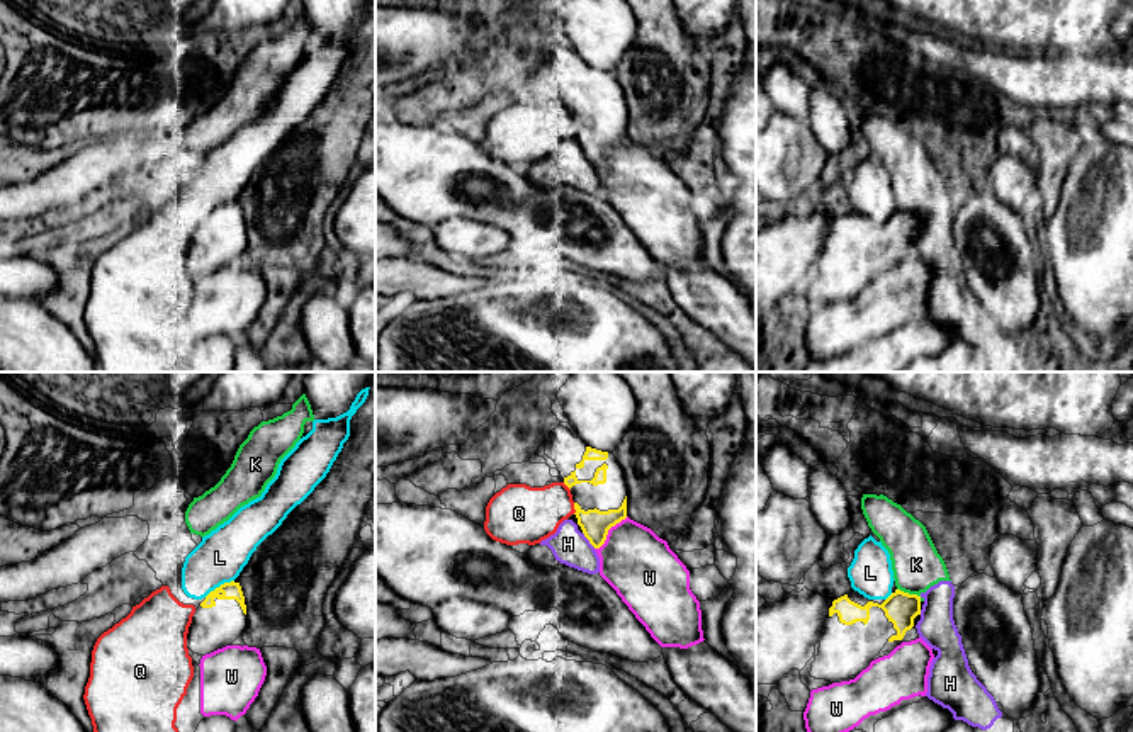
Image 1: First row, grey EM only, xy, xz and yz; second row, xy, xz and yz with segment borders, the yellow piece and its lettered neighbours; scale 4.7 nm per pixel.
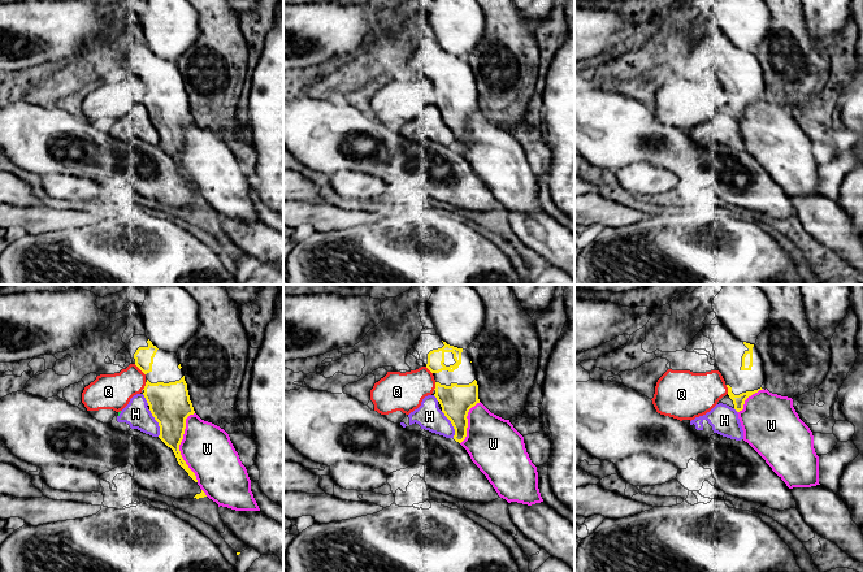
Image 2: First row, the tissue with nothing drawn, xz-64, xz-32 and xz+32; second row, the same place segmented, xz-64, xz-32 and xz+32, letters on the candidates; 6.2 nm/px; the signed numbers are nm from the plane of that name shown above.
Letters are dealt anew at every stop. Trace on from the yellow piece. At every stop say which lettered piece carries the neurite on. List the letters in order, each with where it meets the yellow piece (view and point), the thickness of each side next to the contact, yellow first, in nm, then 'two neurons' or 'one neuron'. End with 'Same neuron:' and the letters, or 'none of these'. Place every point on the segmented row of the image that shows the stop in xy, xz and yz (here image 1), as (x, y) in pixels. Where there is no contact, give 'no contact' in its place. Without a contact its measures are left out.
H: meets yellow in xz at (588, 539); 140 nm thick on the yellow side, 170 nm on the other; two neurons
K: meets yellow in yz at (907, 593); 160 nm thick on the yellow side, 240 nm on the other; two neurons
L: meets yellow in xy at (219, 586); 80 nm thick on the yellow side, 240 nm on the other; two neurons
Q: meets yellow in xz at (574, 508); 140 nm thick on the yellow side, 280 nm on the other; two neurons
W: meets yellow in xz at (607, 532); 140 nm thick on the yellow side, 320 nm on the other; two neurons
Same neuron: none of these

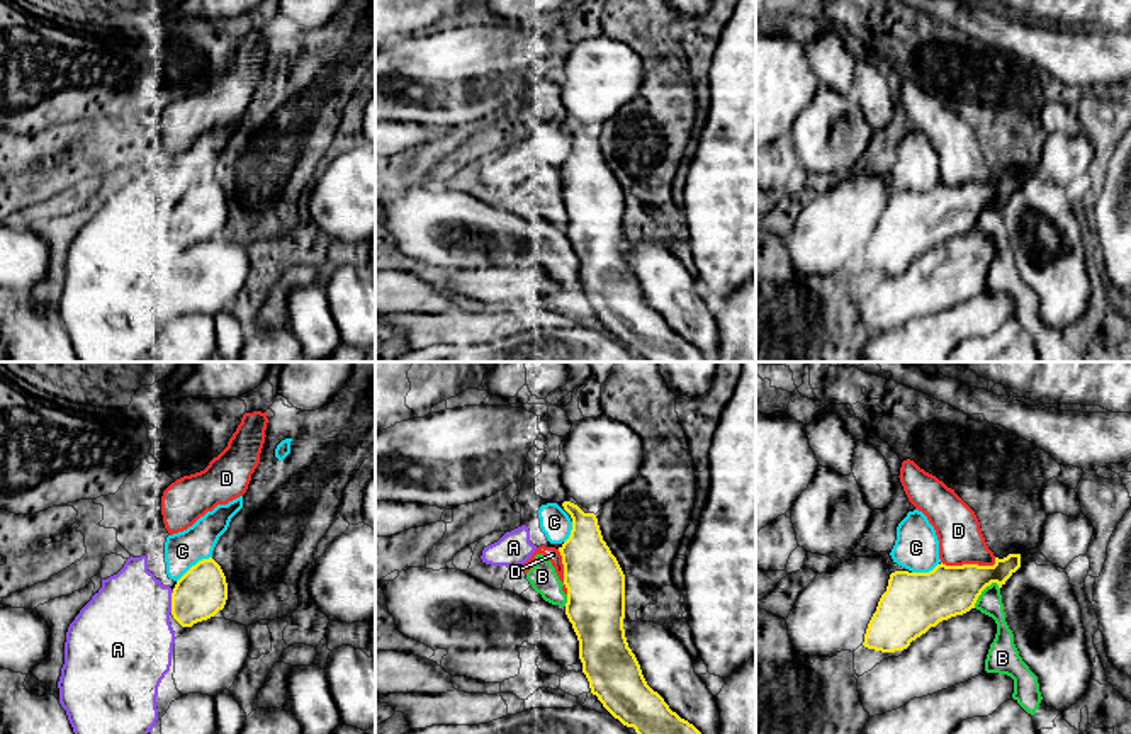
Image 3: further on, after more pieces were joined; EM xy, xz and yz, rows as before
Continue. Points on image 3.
A: meets yellow in xy at (172, 602); 240 nm thick on the yellow side, 420 nm on the other; two neurons
B: meets yellow in yz at (980, 593); 260 nm thick on the yellow side, 110 nm on the other; two neurons
C: meets yellow in xy at (196, 564); 240 nm thick on the yellow side, 170 nm on the other; two neurons
D: meets yellow in yz at (970, 564); 240 nm thick on the yellow side, 220 nm on the other; two neurons
Same neuron: none of these

